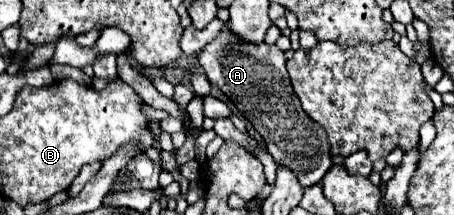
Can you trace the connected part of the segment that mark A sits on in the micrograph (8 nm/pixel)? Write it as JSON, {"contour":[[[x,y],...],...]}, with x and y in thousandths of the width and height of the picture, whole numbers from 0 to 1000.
{"contour":[[[496,112],[478,177],[452,205],[438,242],[438,298],[465,391],[474,391],[579,633],[588,698],[615,772],[637,781],[667,874],[707,847],[716,800],[733,772],[720,614],[663,502],[628,316],[623,233],[584,195],[553,205],[531,186]]]}

